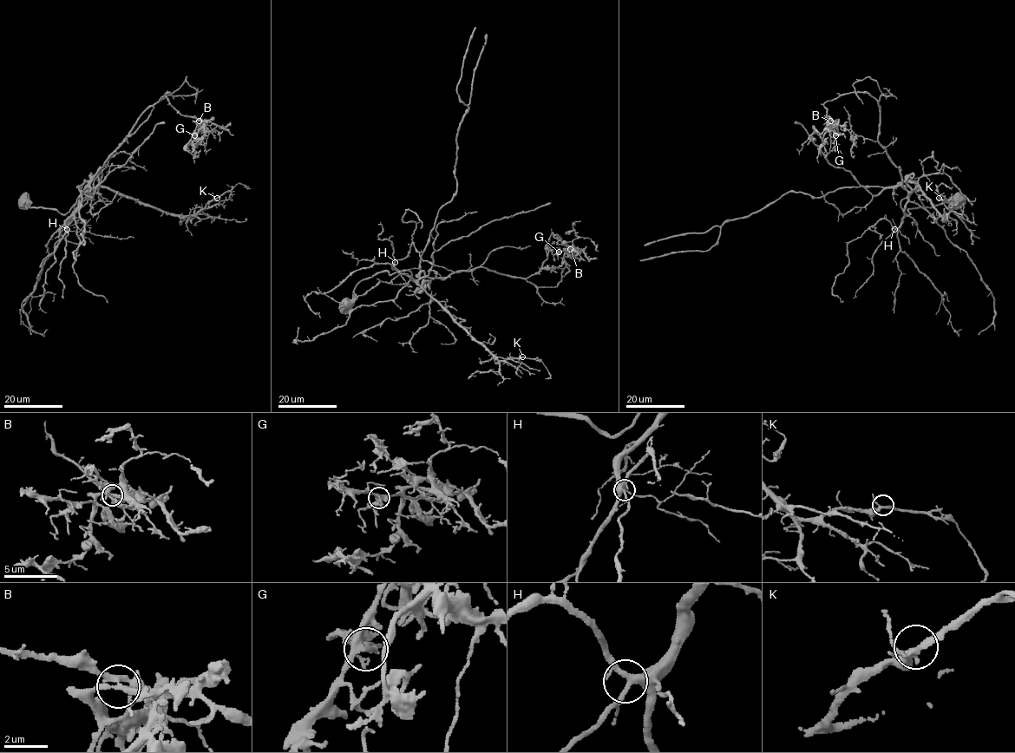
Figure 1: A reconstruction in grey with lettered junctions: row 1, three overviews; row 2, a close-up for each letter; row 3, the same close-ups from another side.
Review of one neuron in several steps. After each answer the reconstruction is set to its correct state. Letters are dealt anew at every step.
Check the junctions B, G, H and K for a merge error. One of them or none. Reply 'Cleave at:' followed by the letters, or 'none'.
Cleave at: B

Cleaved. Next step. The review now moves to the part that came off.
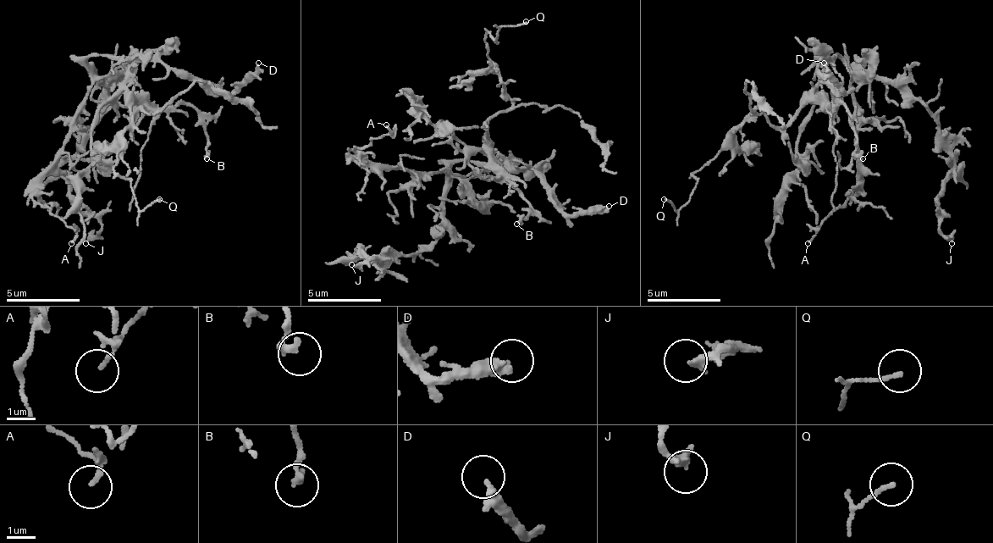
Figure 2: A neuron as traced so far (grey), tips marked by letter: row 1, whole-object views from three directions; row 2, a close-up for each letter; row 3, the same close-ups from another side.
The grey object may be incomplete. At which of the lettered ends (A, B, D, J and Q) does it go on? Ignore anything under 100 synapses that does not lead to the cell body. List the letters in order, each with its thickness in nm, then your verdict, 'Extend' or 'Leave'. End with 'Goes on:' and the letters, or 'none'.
A: Thickness 140 nm. Leave
B: Thickness 240 nm. Leave
D: Thickness 220 nm. Leave
J: Thickness 320 nm. Leave
Q: Thickness 140 nm. Leave
Goes on: none

